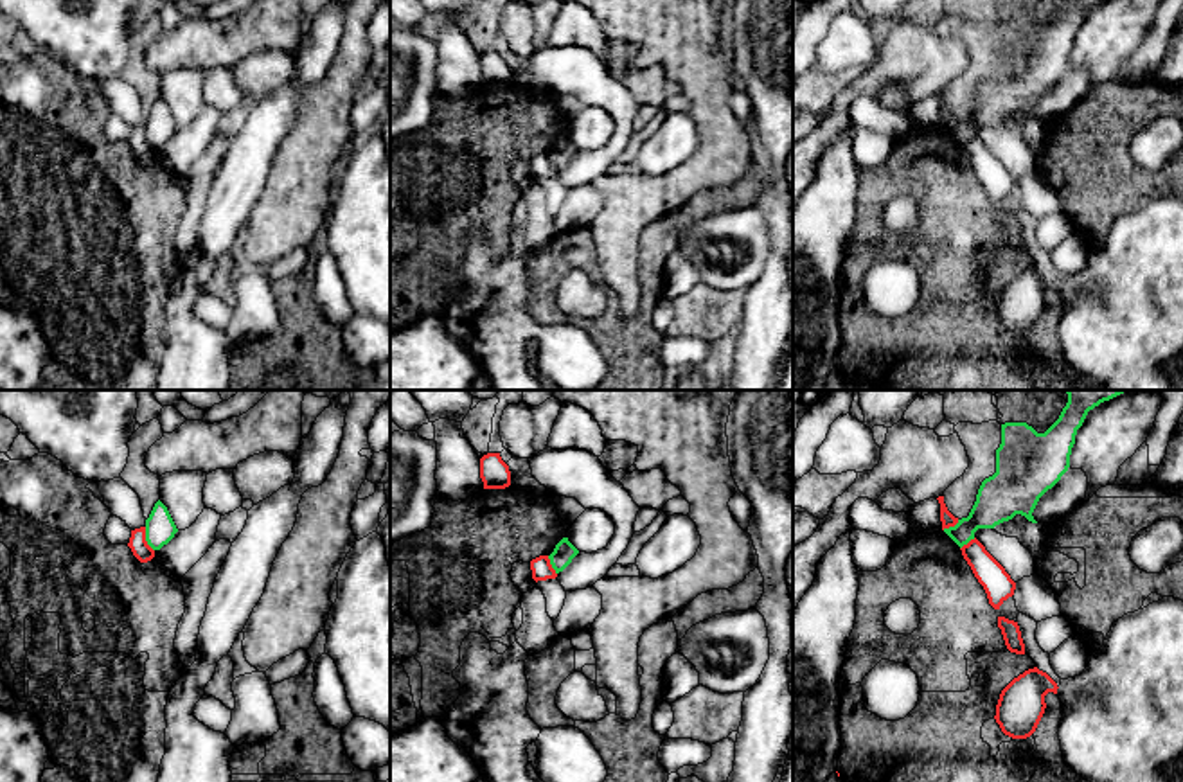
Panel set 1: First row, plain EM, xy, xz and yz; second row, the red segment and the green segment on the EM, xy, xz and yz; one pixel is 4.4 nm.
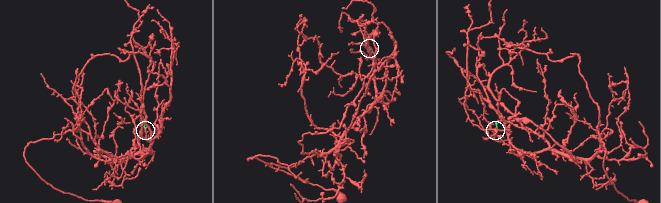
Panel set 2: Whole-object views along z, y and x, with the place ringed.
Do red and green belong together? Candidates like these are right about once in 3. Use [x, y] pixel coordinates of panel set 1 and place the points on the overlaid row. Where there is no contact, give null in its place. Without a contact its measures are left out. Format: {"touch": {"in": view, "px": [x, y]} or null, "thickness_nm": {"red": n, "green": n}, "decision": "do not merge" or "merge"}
{"touch": {"in": "xy", "px": [144, 540]}, "thickness_nm": {"red": 80, "green": 140}, "decision": "do not merge"}

